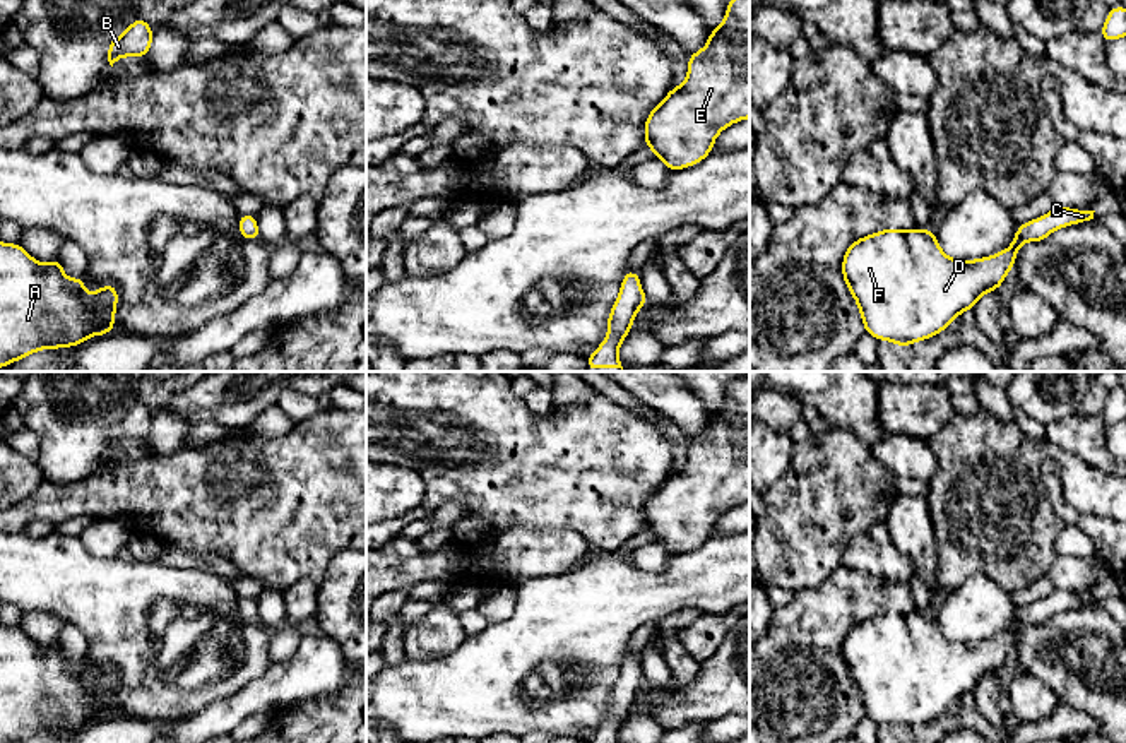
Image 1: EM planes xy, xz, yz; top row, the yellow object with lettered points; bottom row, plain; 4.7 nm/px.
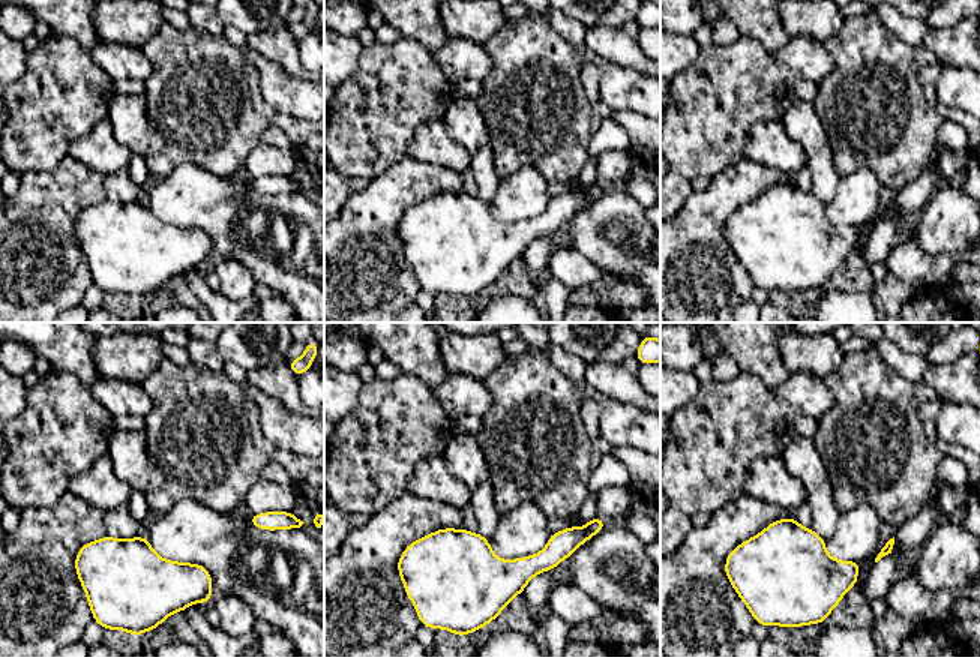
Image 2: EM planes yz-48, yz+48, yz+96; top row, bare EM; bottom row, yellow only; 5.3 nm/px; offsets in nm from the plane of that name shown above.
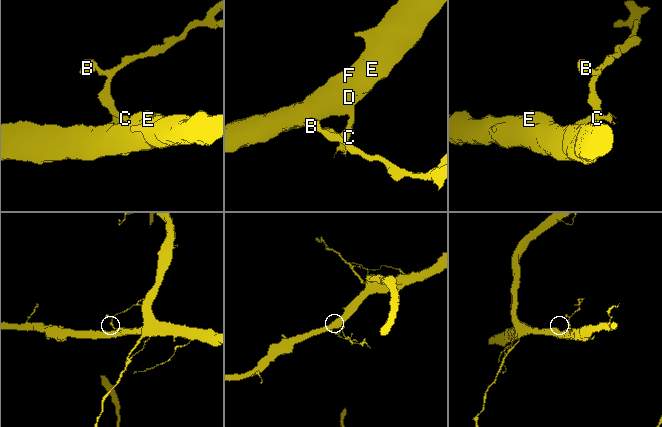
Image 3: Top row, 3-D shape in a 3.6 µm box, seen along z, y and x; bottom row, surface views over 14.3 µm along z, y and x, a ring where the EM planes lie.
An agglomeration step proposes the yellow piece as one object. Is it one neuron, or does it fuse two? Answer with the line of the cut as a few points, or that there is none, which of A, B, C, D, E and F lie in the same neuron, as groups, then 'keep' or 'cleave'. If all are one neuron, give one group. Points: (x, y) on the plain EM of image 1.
cut none; groups A B C D E F; keep

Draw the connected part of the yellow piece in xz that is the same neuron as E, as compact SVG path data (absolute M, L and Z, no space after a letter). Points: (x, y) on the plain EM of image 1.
M750 372L727 387L722 407L708 414L705 431L688 442L688 457L679 471L649 496L645 529L669 555L690 551L714 534L714 524L729 508L750 502Z

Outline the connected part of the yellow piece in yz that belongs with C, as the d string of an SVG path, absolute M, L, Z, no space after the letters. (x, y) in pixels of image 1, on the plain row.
M1056 589L1042 601L1018 608L1006 633L975 644L946 640L933 613L886 611L849 628L842 642L844 666L857 687L864 716L878 726L888 722L904 733L939 719L962 695L974 693L984 676L1001 673L1023 627L1044 625L1056 613L1093 603L1093 596Z

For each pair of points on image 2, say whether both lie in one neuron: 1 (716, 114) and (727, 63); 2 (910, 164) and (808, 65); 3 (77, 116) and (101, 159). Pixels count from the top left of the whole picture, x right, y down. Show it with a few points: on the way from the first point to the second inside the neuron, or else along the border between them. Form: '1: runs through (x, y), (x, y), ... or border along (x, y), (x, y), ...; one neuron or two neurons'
1: runs through (724, 102), (727, 75); one neuron
2: border along (823, 44), (835, 60), (835, 68), (818, 84); two neurons
3: border along (105, 116), (89, 131), (78, 135), (66, 153); two neurons

